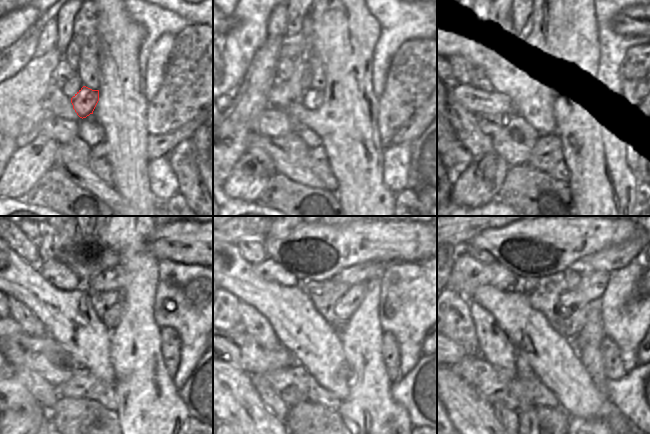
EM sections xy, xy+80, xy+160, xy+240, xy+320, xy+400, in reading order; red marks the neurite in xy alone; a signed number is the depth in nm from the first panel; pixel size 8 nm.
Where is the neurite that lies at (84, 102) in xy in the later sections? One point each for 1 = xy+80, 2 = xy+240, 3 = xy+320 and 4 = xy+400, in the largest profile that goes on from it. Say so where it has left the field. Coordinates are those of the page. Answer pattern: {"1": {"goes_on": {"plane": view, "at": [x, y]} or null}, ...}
{"1": {"goes_on": {"plane": "xy+80", "at": [313, 98]}}, "2": {"goes_on": {"plane": "xy+240", "at": [111, 318]}}, "3": {"goes_on": {"plane": "xy+320", "at": [346, 305]}}, "4": {"goes_on": {"plane": "xy+400", "at": [592, 285]}}}

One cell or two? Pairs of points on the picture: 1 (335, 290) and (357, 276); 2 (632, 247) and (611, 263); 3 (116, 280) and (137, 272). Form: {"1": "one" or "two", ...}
{"1": "two", "2": "one", "3": "two"}

